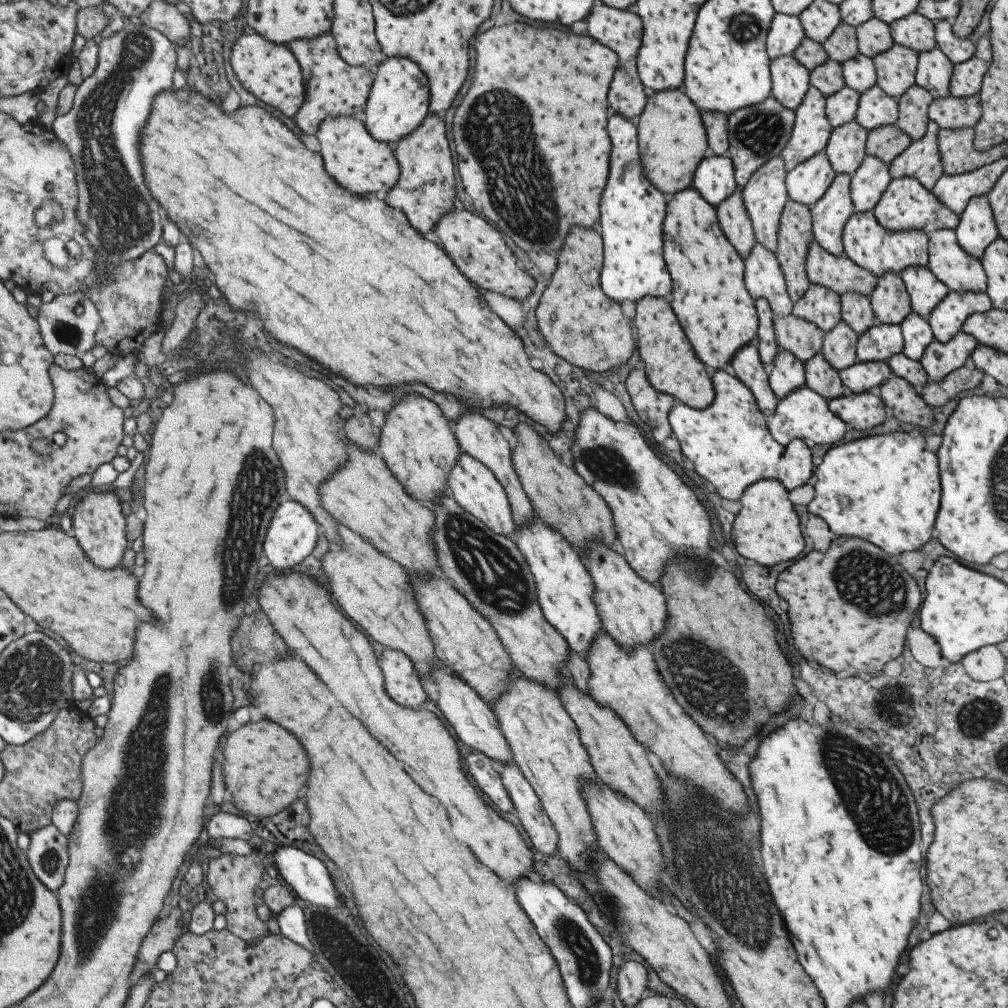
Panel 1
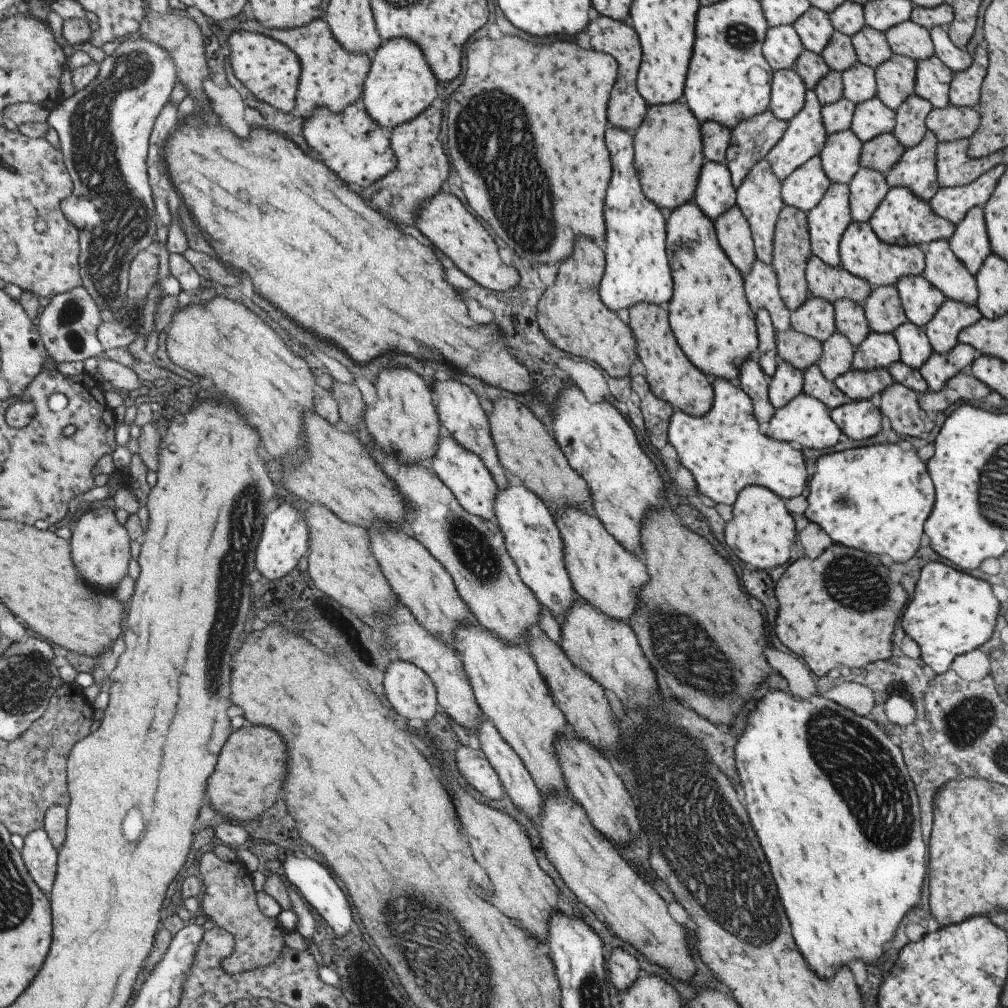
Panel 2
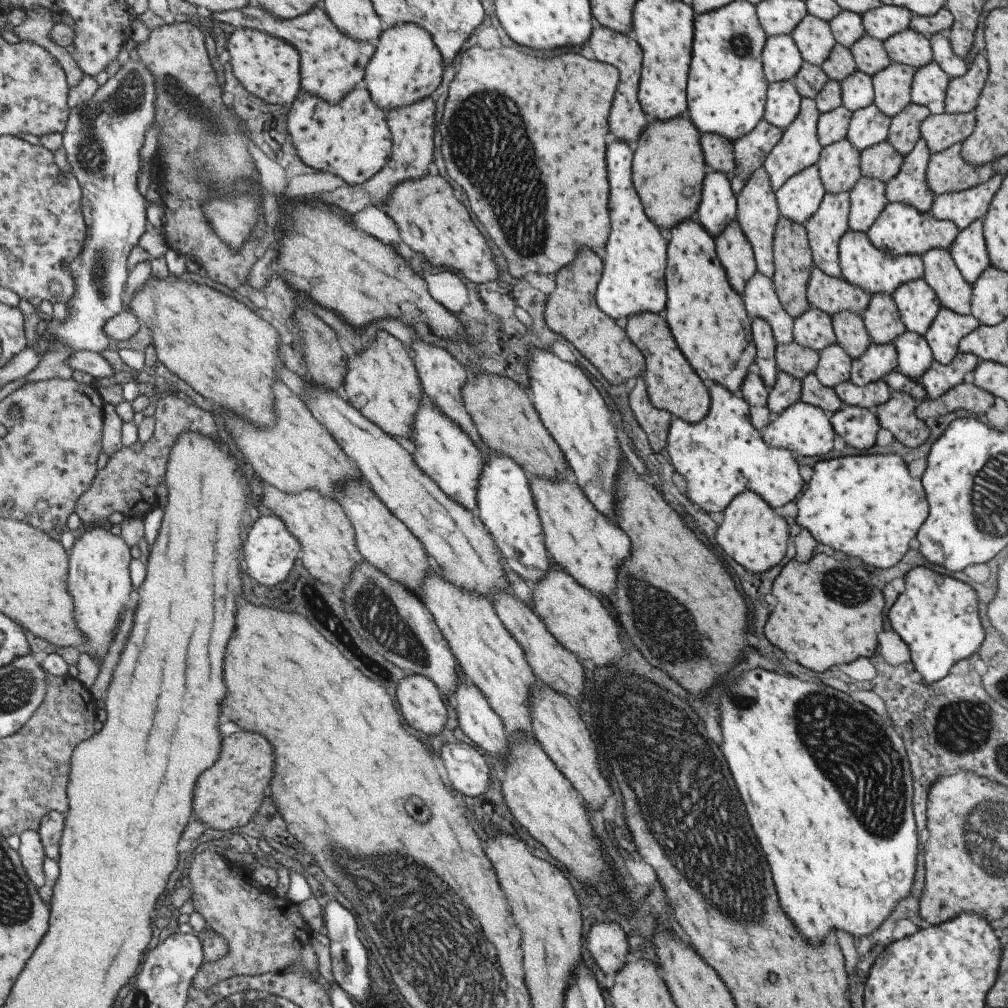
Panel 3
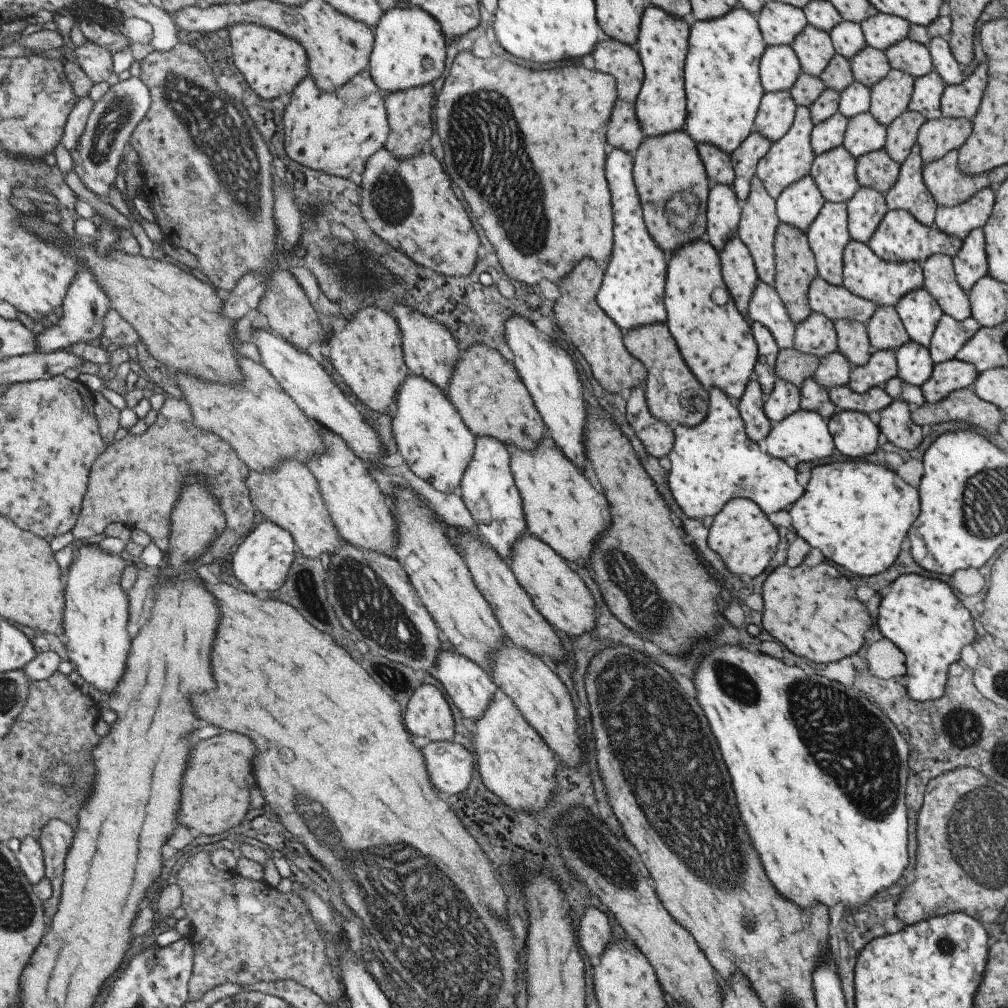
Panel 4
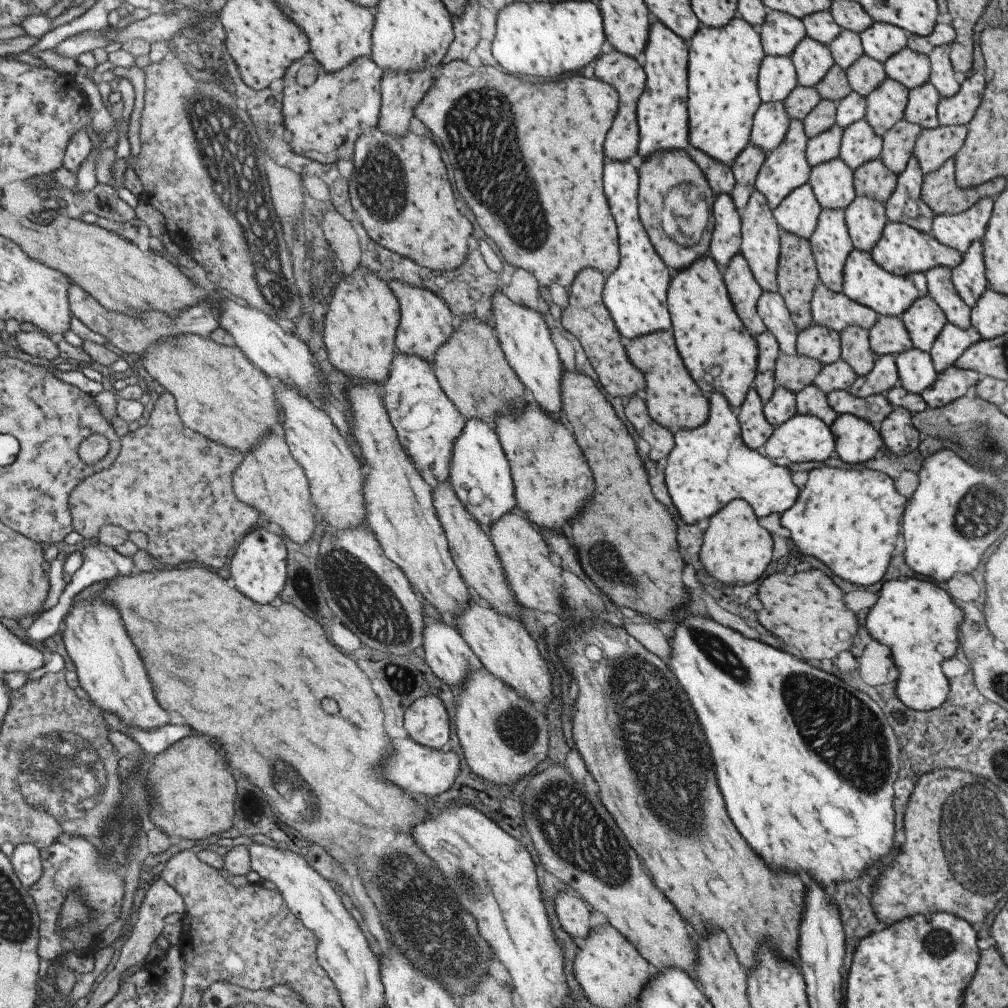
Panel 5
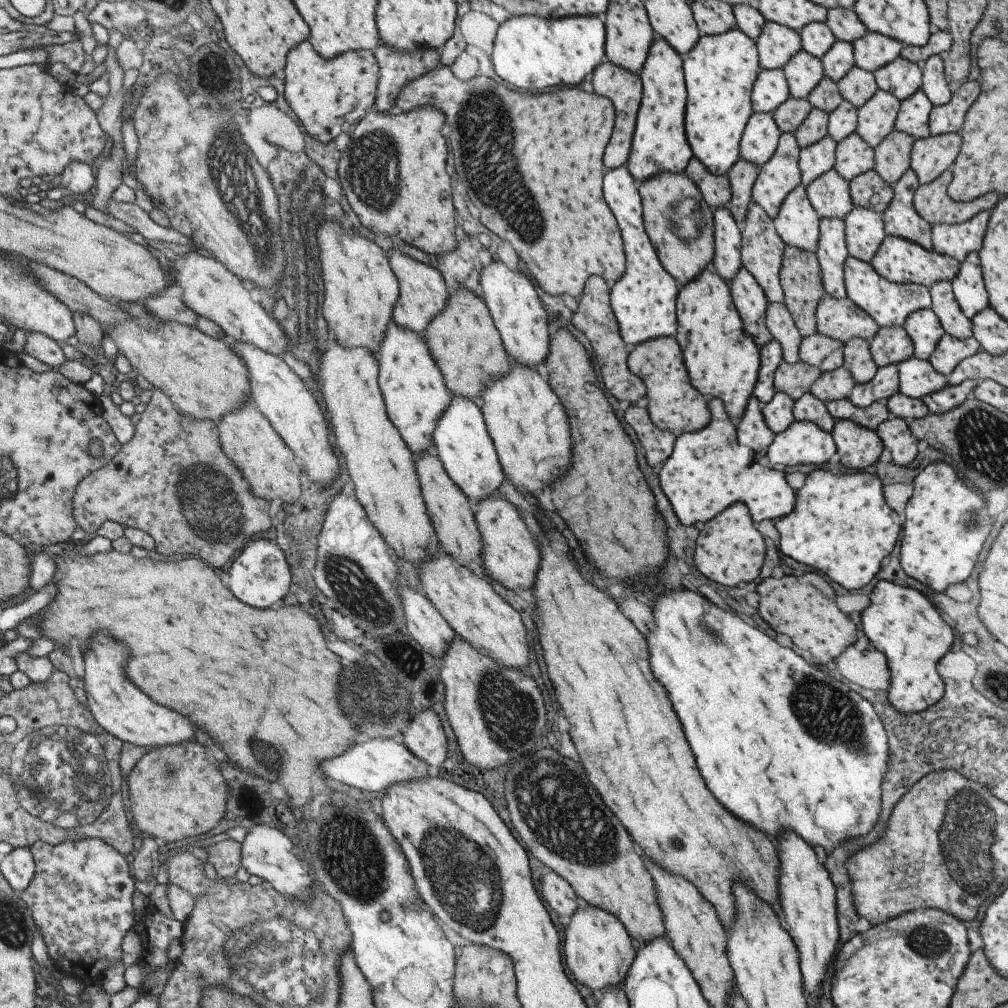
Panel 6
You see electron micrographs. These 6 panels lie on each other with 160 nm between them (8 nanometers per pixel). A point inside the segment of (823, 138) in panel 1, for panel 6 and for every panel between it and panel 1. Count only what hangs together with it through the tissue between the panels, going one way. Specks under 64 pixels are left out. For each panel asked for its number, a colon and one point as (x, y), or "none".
2: (803, 138)
3: (798, 147)
4: (789, 158)
5: (785, 167)
6: (779, 175)

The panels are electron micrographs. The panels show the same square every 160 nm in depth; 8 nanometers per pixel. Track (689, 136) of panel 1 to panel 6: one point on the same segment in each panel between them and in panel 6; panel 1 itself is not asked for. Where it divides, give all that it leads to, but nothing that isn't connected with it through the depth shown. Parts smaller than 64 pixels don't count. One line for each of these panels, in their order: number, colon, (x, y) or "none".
2: (667, 150)
3: (668, 167)
4: (672, 186)
5: (673, 199)
6: (678, 222)

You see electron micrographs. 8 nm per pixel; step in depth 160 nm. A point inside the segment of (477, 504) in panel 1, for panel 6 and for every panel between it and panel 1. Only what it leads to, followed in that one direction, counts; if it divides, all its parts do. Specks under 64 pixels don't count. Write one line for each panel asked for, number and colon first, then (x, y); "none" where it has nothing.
2: (463, 473)
3: (443, 451)
4: (435, 444)
5: (426, 423)
6: (413, 390)

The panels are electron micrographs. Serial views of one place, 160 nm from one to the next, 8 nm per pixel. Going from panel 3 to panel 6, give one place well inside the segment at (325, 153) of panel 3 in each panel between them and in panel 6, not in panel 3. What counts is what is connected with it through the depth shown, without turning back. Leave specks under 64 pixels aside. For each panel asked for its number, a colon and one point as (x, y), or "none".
4: (335, 133)
5: (323, 113)
6: (327, 96)

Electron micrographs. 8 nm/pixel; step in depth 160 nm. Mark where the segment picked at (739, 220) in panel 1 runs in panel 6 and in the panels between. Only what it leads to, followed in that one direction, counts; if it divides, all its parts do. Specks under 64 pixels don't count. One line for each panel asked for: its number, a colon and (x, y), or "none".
2: (732, 232)
3: (735, 254)
4: (737, 269)
5: (743, 290)
6: (749, 301)

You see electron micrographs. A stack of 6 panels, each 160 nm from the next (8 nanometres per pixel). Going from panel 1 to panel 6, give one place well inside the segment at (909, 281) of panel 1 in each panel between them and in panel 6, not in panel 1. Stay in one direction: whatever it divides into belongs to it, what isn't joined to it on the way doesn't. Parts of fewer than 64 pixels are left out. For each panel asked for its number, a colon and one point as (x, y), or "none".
2: (919, 299)
3: (917, 304)
4: (918, 312)
5: (923, 320)
6: (922, 327)

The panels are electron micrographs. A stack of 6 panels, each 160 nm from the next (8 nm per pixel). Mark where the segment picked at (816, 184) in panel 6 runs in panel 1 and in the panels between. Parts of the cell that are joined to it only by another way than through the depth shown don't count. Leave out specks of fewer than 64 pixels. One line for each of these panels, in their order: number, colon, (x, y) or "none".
1: (844, 150)
2: (839, 156)
3: (838, 166)
4: (833, 170)
5: (831, 181)

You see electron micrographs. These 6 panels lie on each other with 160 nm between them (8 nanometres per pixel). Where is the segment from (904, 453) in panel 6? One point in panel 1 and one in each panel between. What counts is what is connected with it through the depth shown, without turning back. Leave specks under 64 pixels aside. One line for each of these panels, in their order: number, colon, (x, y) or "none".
1: (906, 404)
2: (898, 404)
3: (896, 414)
4: (895, 423)
5: (898, 434)

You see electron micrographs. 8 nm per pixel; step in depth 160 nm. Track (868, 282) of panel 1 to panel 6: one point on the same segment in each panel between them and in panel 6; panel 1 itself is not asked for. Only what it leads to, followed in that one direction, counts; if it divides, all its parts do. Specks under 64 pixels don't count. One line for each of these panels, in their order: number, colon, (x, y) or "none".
2: (830, 283)
3: (828, 294)
4: (834, 302)
5: (829, 309)
6: (839, 319)

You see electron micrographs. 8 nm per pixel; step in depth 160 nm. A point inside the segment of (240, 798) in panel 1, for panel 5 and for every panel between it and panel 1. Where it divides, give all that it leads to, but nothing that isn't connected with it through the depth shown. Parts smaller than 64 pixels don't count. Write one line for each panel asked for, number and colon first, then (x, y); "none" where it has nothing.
2: (250, 768)
3: (231, 790)
4: (213, 801)
5: (193, 792)

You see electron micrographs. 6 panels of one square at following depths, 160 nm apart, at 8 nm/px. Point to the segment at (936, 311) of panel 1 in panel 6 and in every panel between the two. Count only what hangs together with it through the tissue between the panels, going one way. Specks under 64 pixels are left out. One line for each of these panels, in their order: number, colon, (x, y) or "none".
2: (942, 330)
3: (947, 328)
4: (948, 336)
5: (951, 341)
6: (949, 350)

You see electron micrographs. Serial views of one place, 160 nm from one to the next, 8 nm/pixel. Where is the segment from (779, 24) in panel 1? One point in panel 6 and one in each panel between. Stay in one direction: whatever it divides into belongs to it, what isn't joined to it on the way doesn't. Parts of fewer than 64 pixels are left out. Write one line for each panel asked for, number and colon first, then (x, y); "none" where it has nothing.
2: (780, 47)
3: (780, 58)
4: (778, 67)
5: (776, 77)
6: (769, 89)

